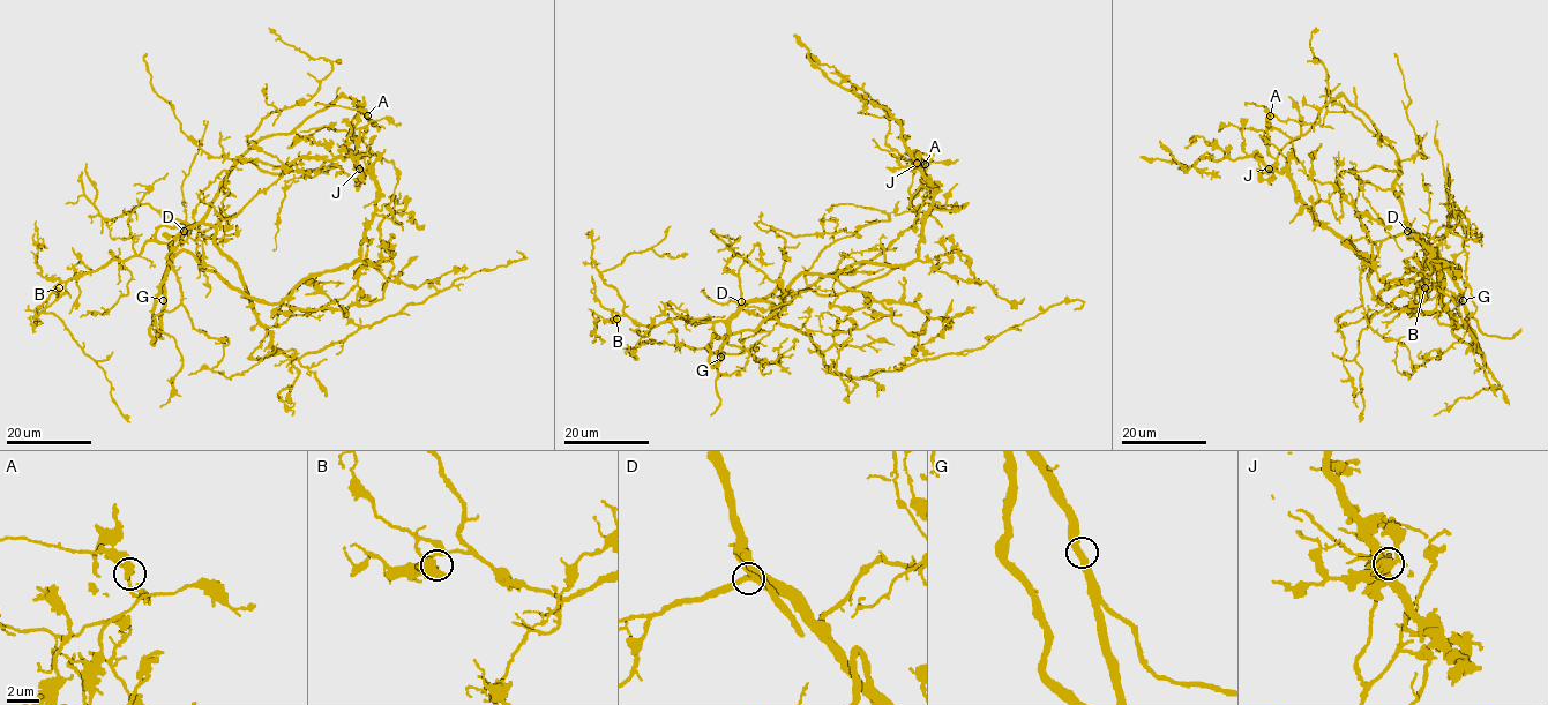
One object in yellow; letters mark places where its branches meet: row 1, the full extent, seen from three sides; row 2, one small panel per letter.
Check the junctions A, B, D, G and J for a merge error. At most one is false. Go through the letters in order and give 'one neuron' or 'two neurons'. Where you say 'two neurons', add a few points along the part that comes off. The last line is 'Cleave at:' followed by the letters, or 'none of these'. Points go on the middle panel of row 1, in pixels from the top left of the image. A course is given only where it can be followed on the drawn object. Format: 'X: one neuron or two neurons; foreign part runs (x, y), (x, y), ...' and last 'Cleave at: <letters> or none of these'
A: one neuron
B: one neuron
D: one neuron
G: one neuron
J: one neuron
Cleave at: none of these

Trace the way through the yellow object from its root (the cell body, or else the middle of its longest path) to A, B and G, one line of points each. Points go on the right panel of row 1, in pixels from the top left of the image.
A: (1404, 208), (1393, 189), (1396, 152), (1346, 98), (1332, 98), (1314, 125), (1280, 121), (1270, 115)
B: (1404, 208), (1406, 223), (1428, 241), (1425, 261), (1433, 270), (1419, 285), (1425, 287)
G: (1404, 208), (1406, 223), (1456, 283), (1463, 300)

